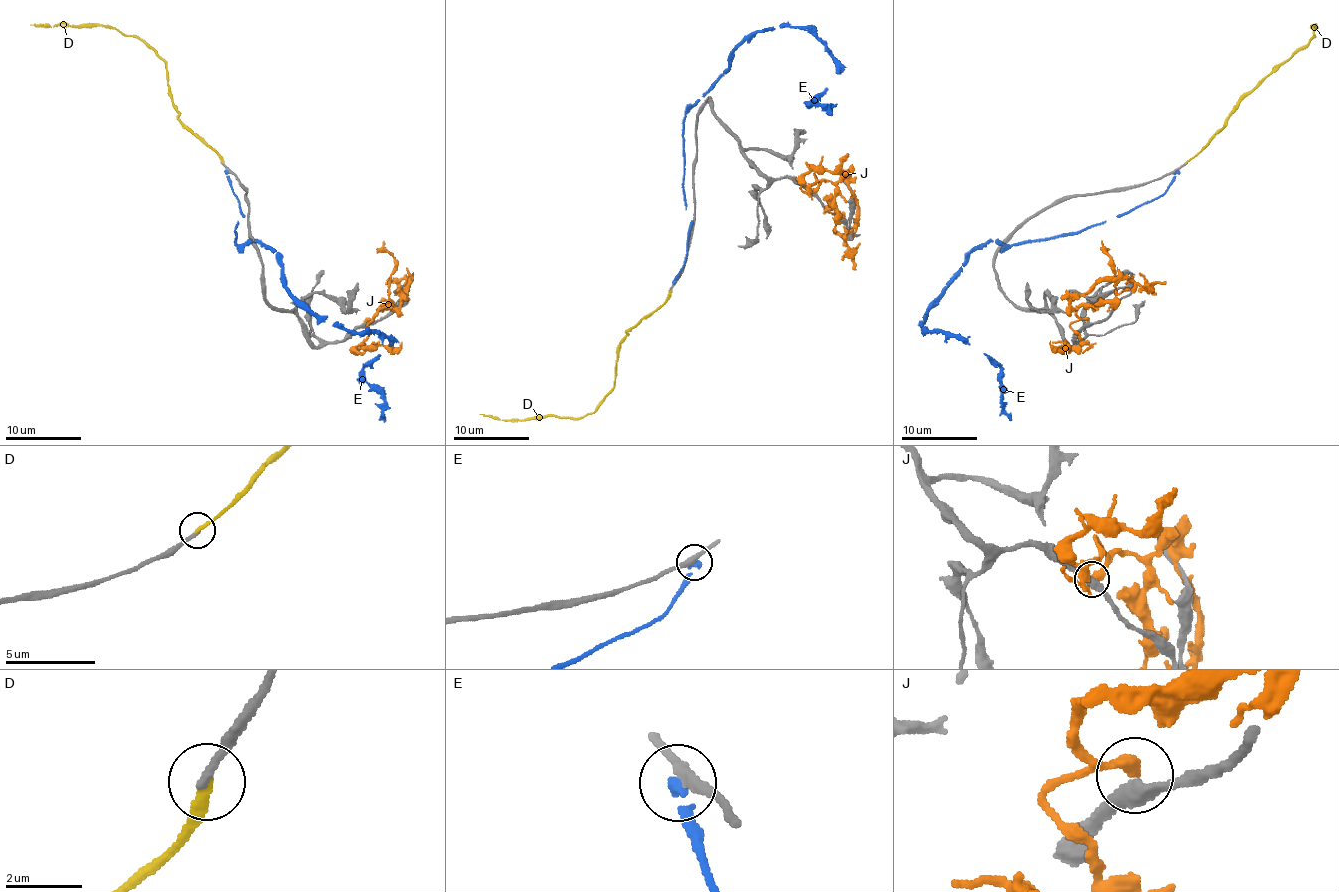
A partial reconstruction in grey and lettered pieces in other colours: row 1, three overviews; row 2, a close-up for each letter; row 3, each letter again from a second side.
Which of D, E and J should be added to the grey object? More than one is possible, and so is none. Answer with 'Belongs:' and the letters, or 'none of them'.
Belongs: none of them

